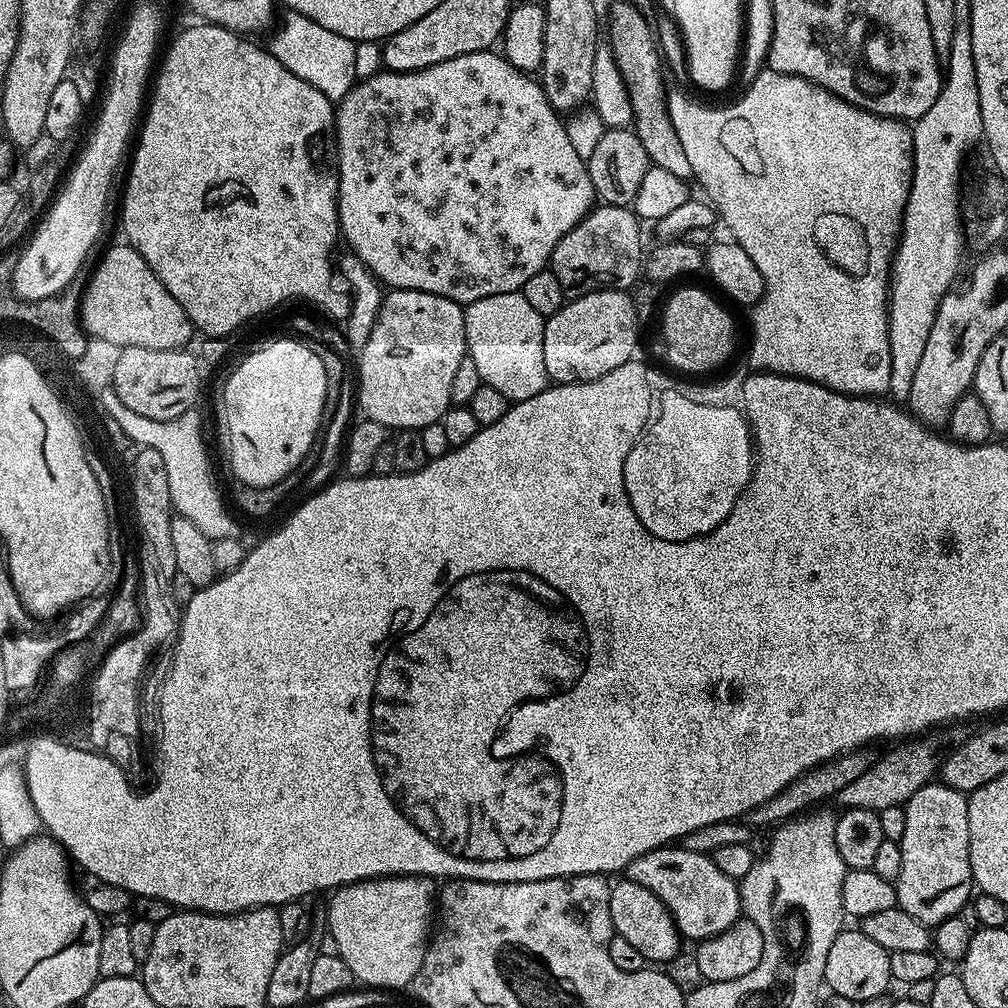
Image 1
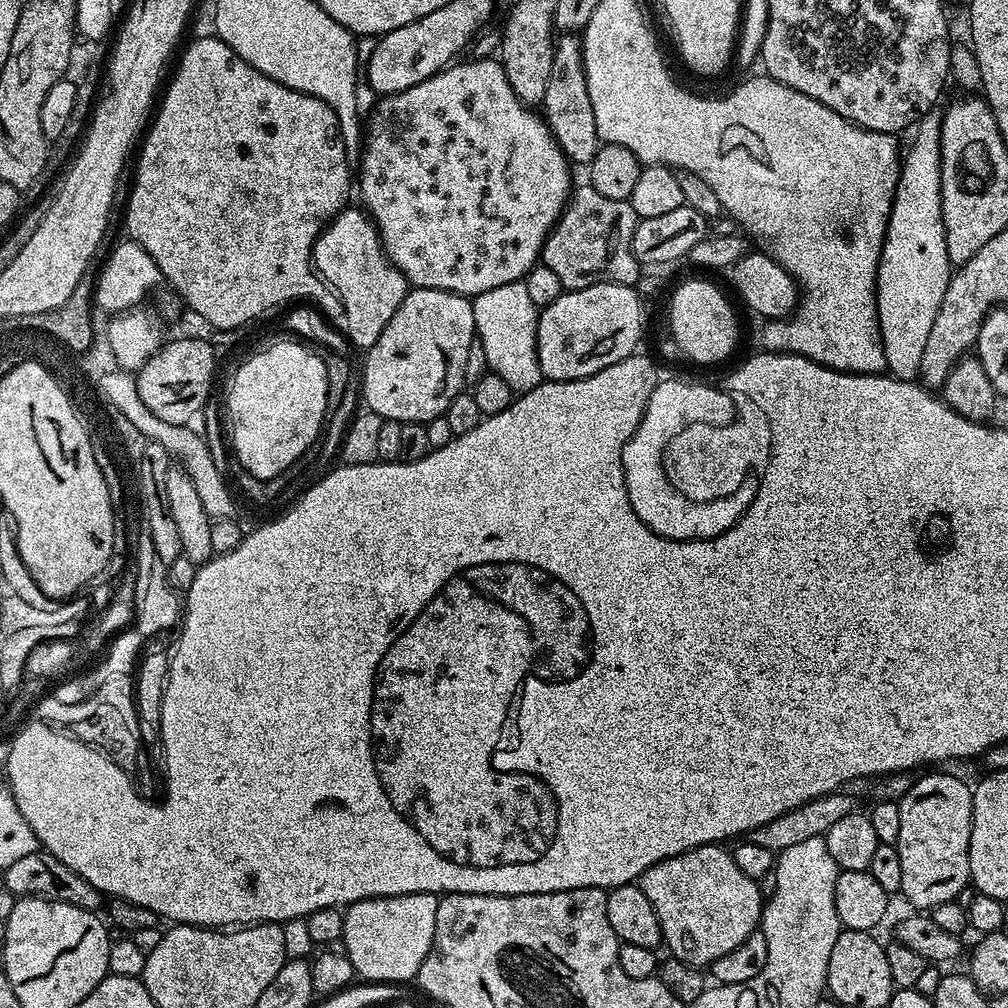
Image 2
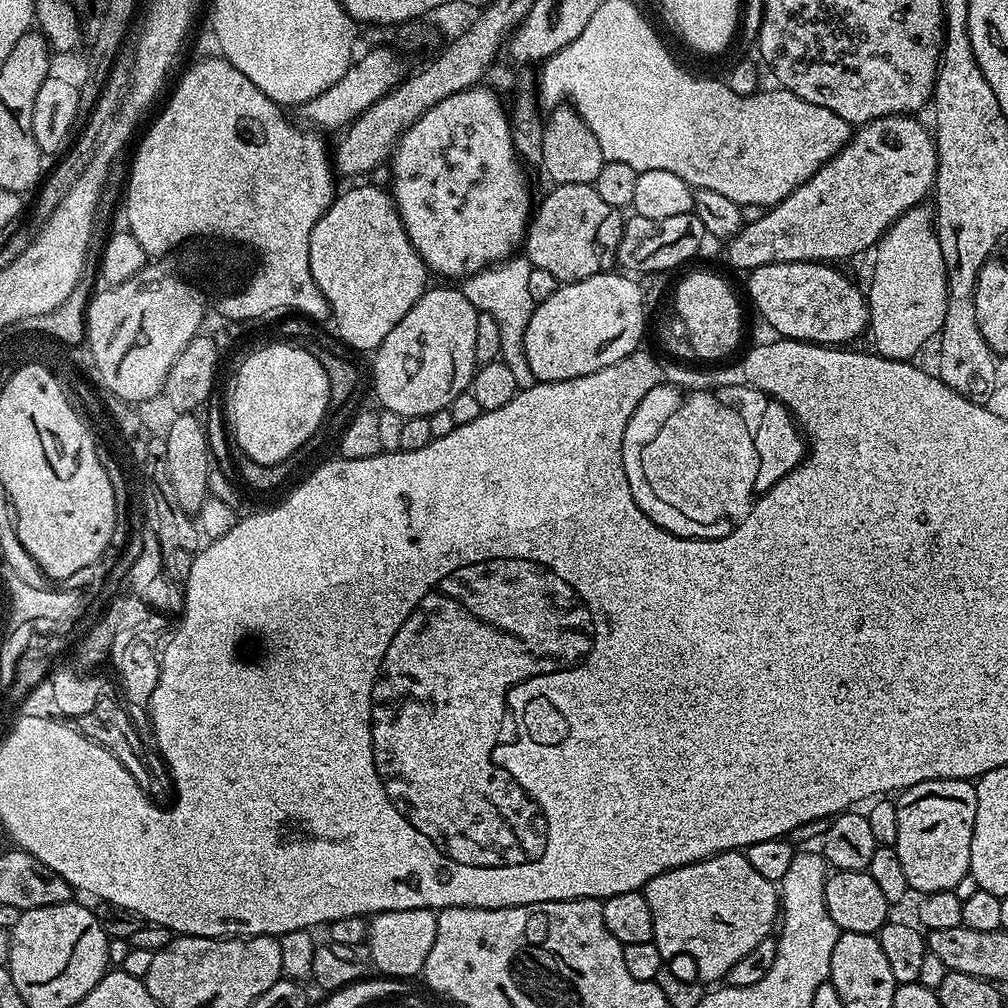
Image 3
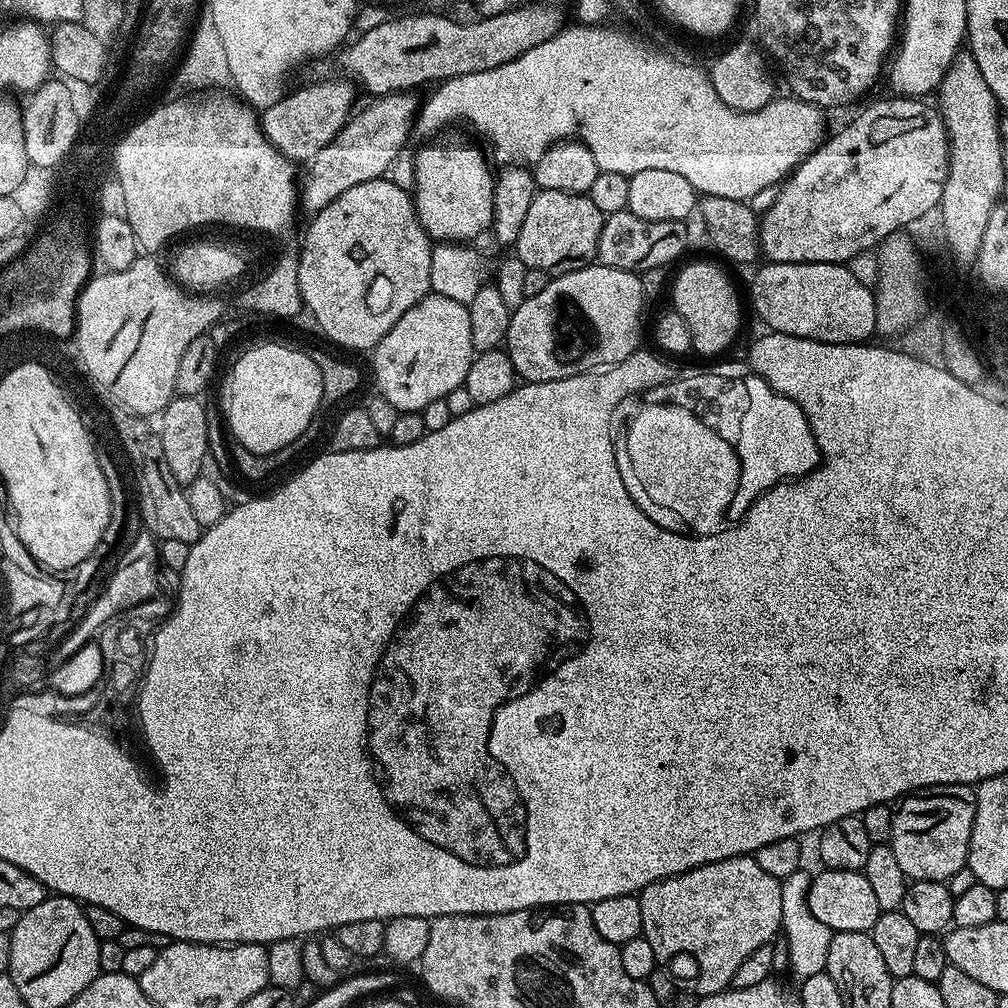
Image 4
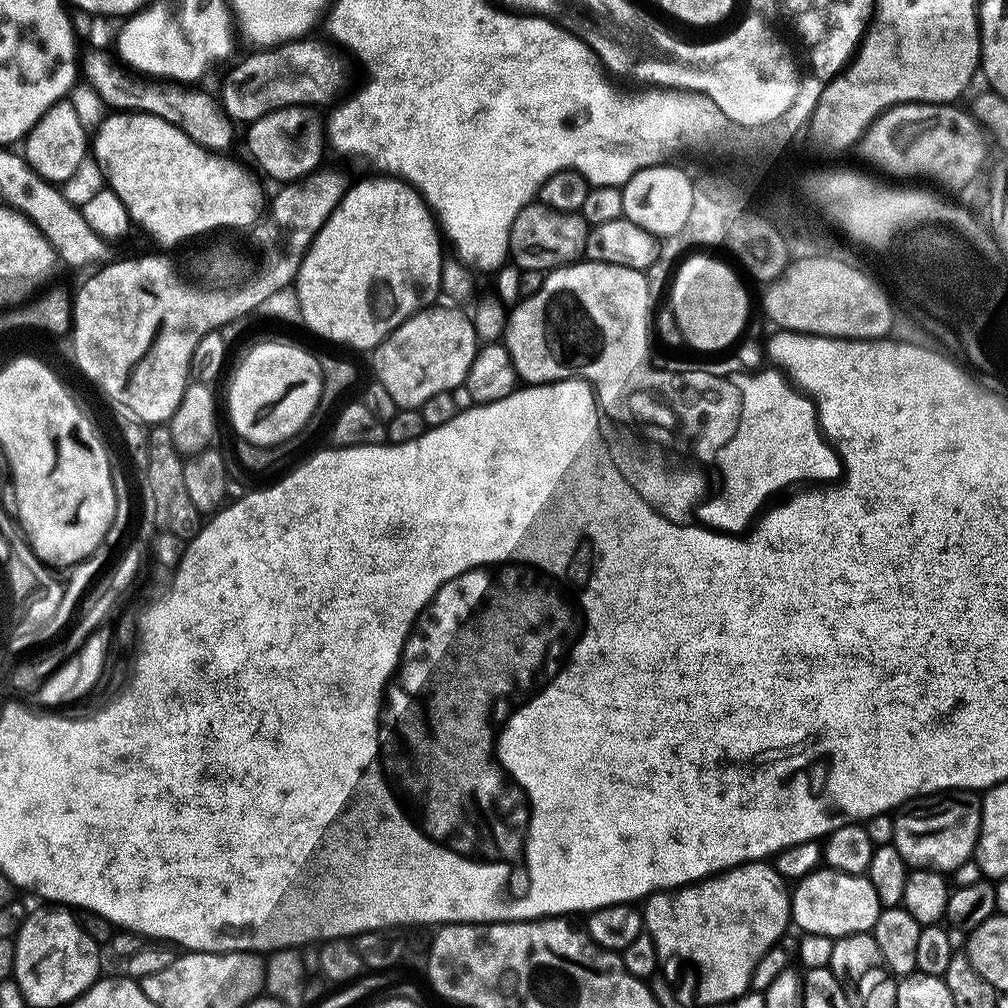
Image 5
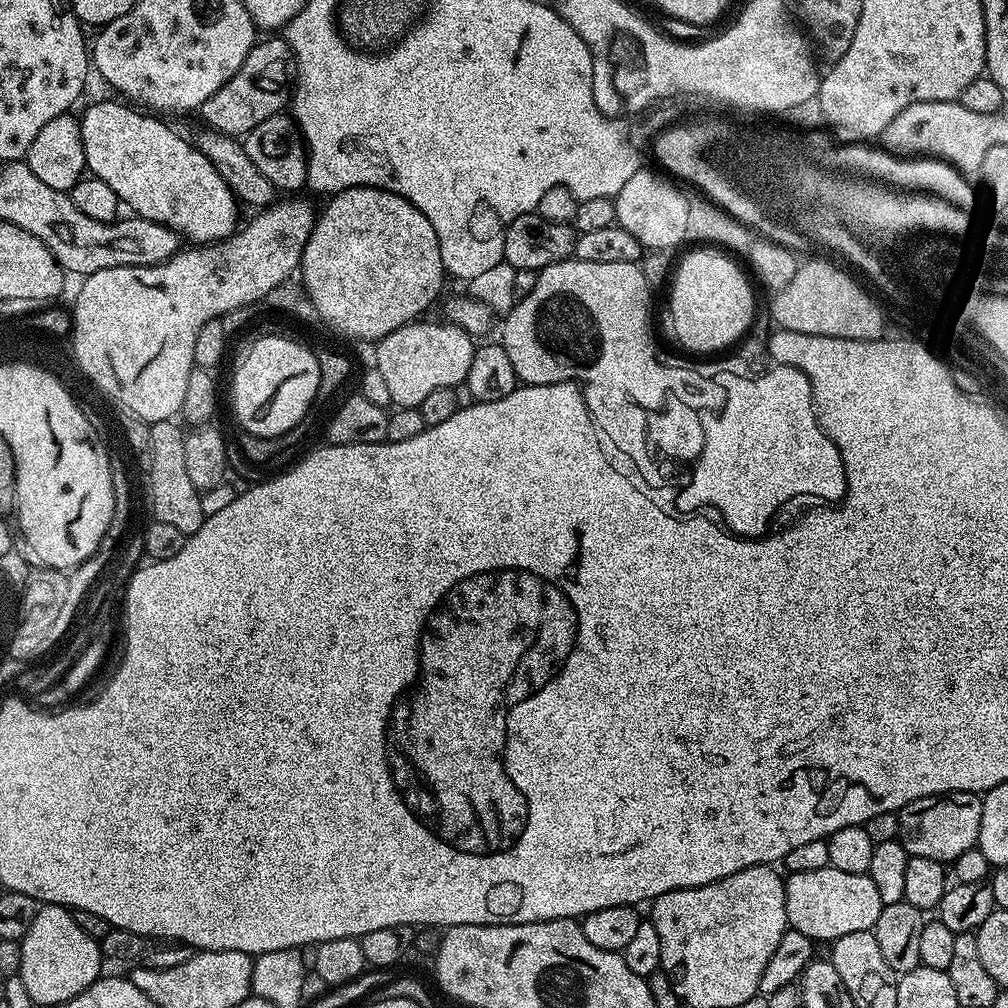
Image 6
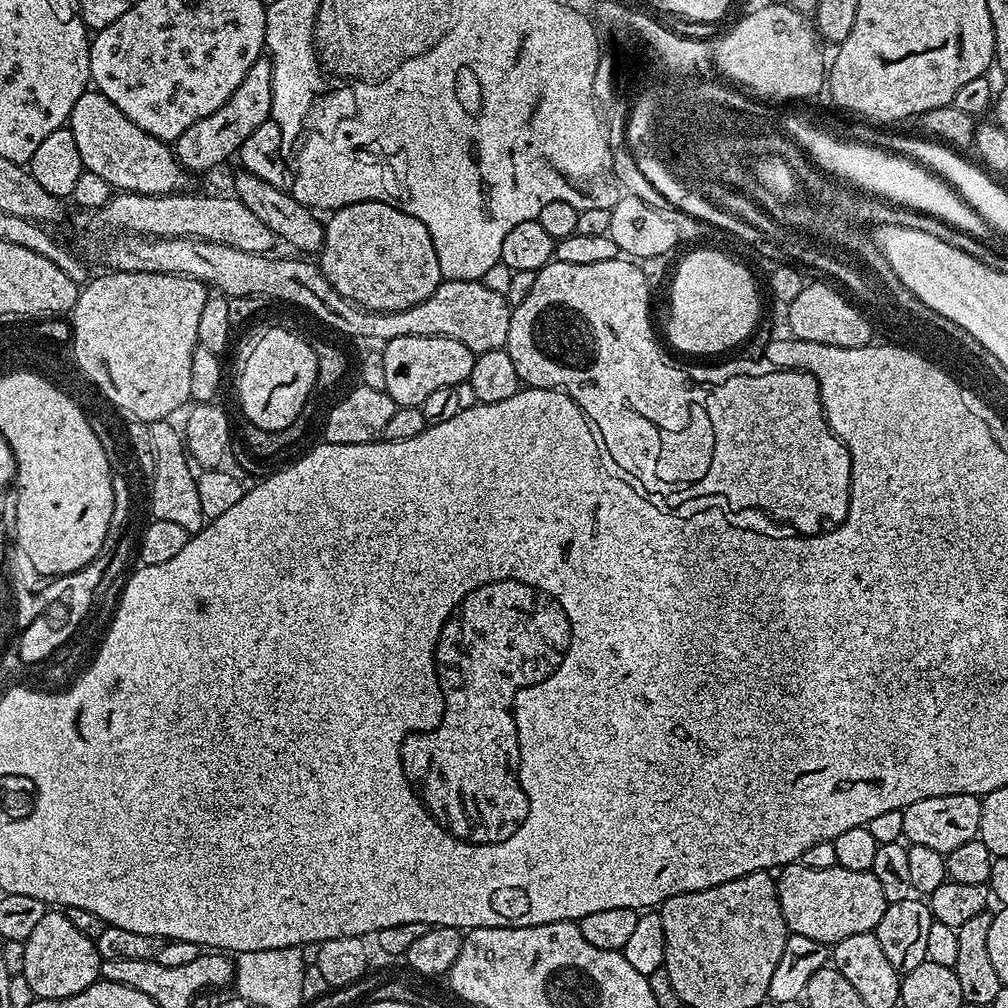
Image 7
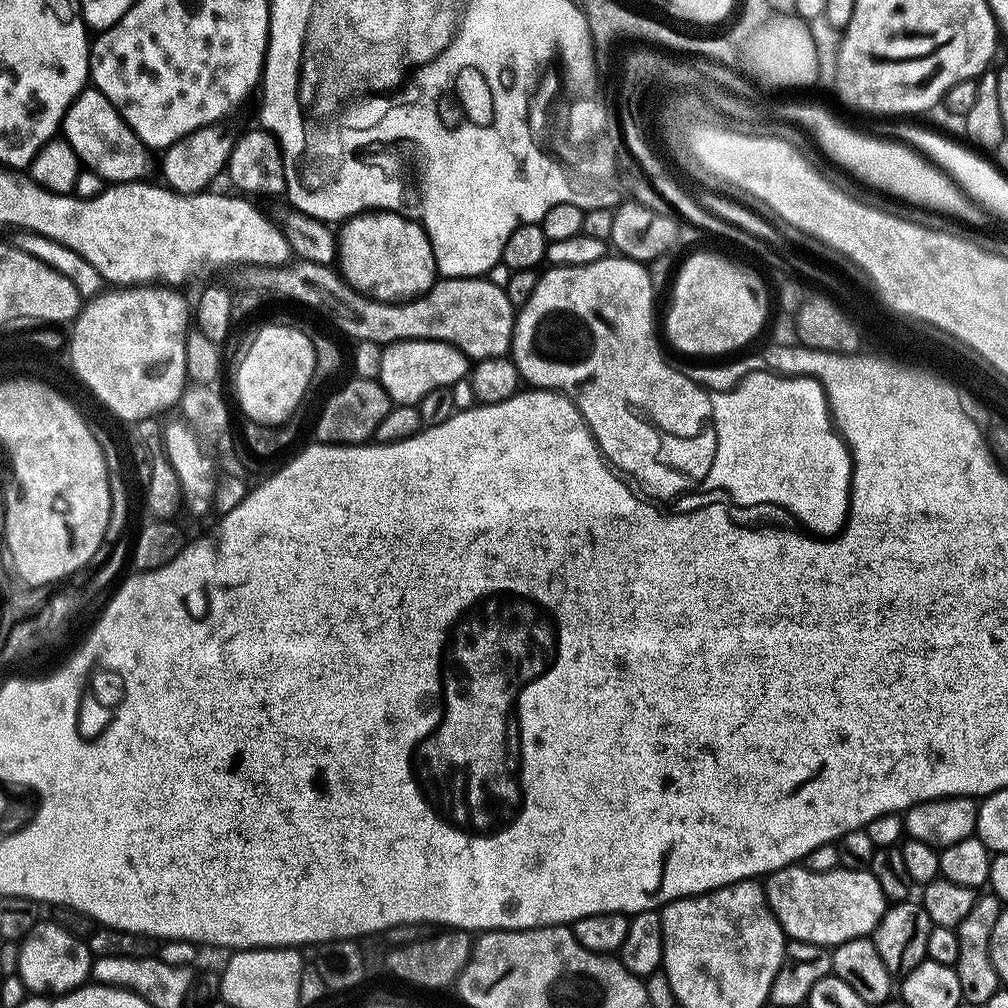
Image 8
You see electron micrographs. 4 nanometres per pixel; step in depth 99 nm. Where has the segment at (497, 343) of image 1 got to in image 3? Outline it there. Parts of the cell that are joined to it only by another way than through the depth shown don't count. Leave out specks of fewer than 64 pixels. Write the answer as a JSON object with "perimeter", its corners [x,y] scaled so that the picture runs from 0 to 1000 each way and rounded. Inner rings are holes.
{"perimeter":[[[512,252],[500,259],[480,266],[473,274],[465,274],[459,279],[458,289],[462,297],[472,305],[473,311],[489,313],[494,319],[498,331],[496,339],[496,356],[510,371],[513,386],[528,384],[530,374],[520,351],[520,331],[526,319],[530,300],[526,296],[526,268],[528,261],[523,253]]]}

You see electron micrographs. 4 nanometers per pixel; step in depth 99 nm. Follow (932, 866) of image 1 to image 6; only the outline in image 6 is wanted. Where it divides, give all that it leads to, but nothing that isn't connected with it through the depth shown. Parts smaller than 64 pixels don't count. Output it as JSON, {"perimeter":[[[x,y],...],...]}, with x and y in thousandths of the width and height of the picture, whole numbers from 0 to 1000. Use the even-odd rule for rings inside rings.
{"perimeter":[[[936,786],[933,790],[911,792],[891,807],[891,832],[902,849],[945,855],[958,844],[969,840],[975,799],[975,793],[967,786]]]}

